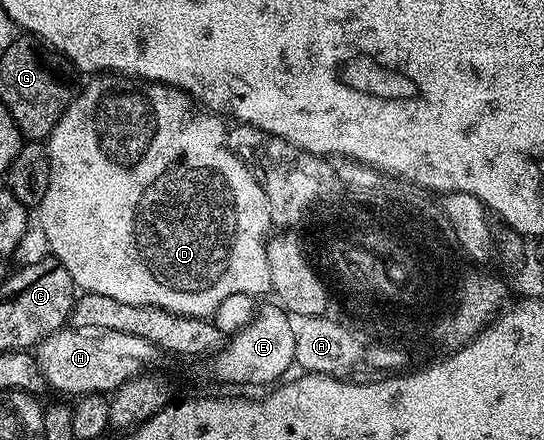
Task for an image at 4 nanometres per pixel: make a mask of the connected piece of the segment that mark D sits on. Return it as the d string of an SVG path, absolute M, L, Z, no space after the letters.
M100 72L86 79L88 82L84 84L83 91L76 93L71 99L69 108L61 116L61 120L57 120L57 124L53 128L53 132L45 139L45 145L49 158L49 186L45 191L45 196L37 205L39 219L37 225L41 232L45 234L48 241L50 253L58 265L65 268L69 272L69 276L75 282L76 287L80 291L96 294L97 296L109 296L113 300L121 300L121 304L133 304L134 306L152 306L153 308L161 308L170 314L180 314L181 316L193 316L194 318L210 319L214 315L215 310L221 304L221 300L226 300L228 296L234 296L236 292L249 294L252 296L260 296L259 294L267 294L270 291L269 261L266 255L269 235L273 230L271 220L271 209L269 208L269 200L265 200L265 192L261 192L261 184L255 179L255 174L251 171L251 167L247 165L243 159L238 158L236 154L227 146L228 127L223 126L224 119L220 115L210 112L199 112L203 114L194 114L191 111L193 107L192 99L188 98L182 90L178 90L176 86L164 86L162 82L145 82L136 80L130 76L124 76L118 72Z

